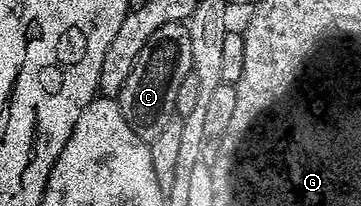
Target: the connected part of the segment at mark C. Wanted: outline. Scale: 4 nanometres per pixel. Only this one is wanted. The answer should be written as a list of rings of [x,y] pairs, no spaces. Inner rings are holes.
[[[182,22],[174,24],[162,24],[146,44],[142,44],[142,52],[138,52],[138,60],[134,60],[134,68],[130,68],[130,76],[126,76],[126,84],[122,88],[118,99],[122,108],[122,116],[126,116],[126,124],[134,128],[134,132],[142,141],[149,143],[170,124],[172,118],[177,117],[176,101],[178,100],[178,88],[182,85],[182,80],[192,73],[192,57],[190,56],[190,32],[187,25]]]

